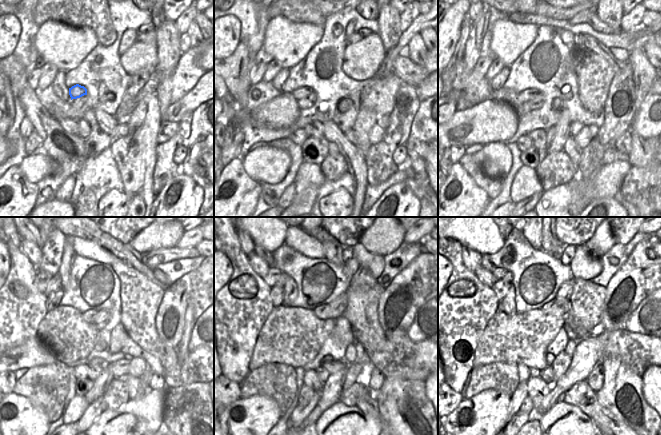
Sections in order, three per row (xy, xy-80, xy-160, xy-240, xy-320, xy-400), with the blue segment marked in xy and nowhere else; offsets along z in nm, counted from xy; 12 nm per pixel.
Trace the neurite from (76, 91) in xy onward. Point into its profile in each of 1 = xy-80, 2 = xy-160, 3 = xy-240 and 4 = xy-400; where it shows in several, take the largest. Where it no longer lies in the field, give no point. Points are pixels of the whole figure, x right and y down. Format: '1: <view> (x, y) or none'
1: xy-80 (302, 92)
2: xy-160 (525, 96)
3: xy-240 (89, 316)
4: xy-400 (556, 307)

